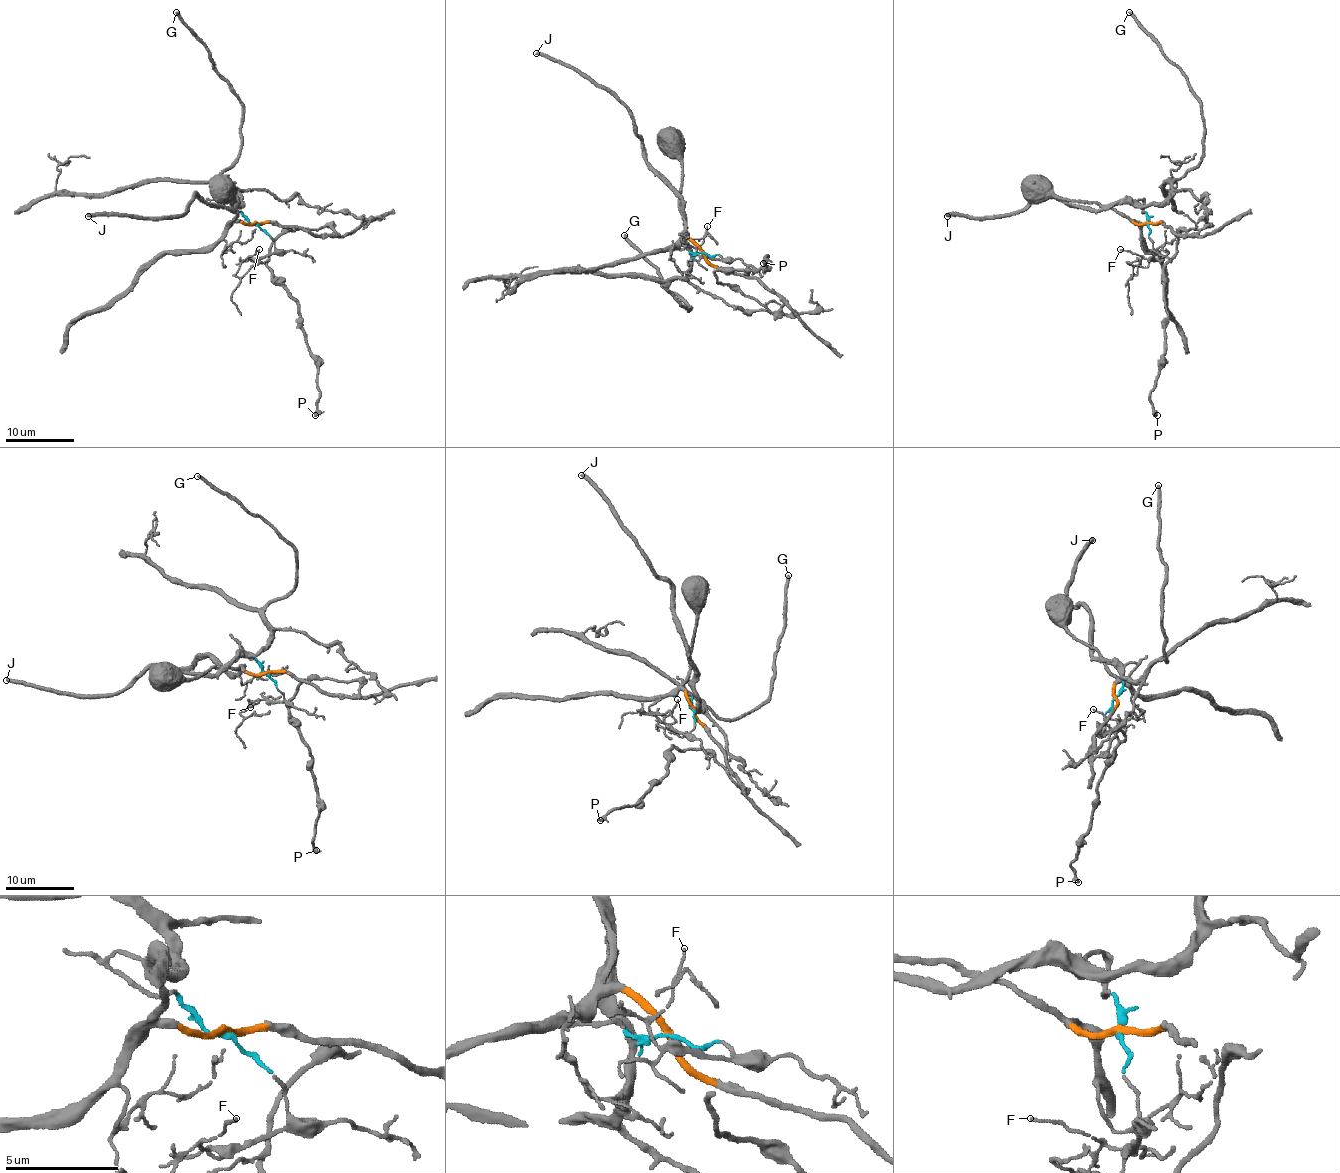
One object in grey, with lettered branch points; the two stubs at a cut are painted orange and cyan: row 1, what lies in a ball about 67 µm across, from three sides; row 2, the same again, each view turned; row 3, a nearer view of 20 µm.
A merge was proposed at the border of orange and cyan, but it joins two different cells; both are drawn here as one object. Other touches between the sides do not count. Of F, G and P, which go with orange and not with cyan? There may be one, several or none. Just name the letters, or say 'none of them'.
P

